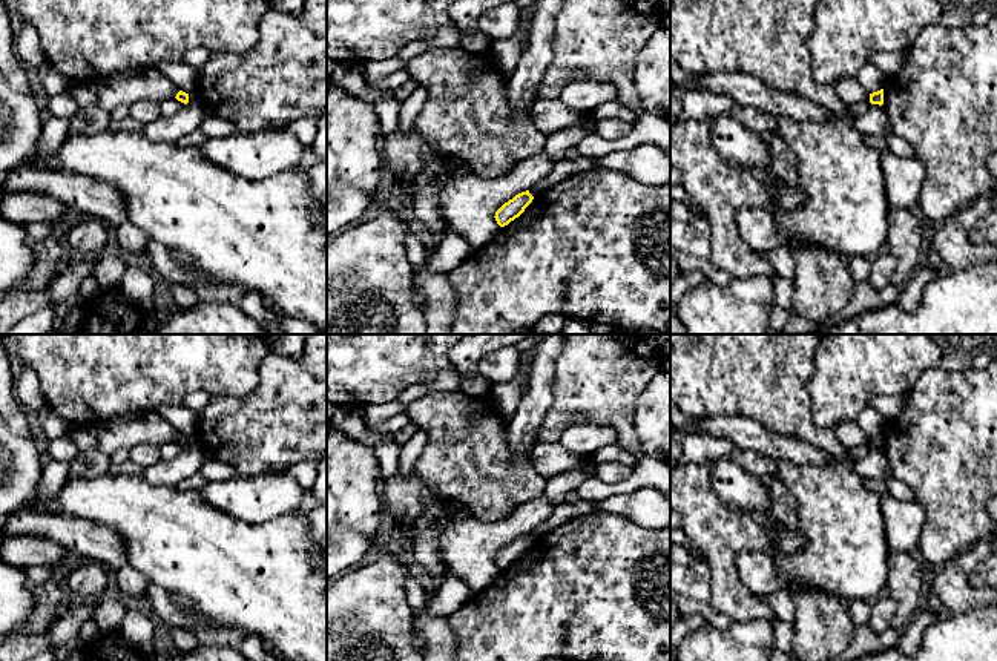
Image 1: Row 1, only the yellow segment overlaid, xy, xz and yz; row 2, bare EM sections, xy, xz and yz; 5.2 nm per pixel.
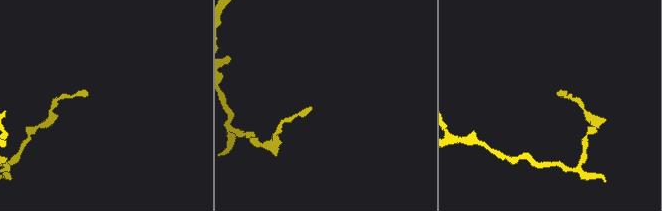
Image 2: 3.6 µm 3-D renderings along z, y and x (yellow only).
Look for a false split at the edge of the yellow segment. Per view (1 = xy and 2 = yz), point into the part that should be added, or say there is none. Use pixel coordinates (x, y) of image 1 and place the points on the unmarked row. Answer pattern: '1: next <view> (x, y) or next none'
1: next none
2: next none

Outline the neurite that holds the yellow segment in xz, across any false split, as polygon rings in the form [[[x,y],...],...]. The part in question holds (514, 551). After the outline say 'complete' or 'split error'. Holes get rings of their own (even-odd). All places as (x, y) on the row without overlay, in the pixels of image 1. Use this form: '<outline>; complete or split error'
[[[529,534],[522,535],[515,538],[512,543],[505,546],[497,555],[495,555],[495,564],[500,571],[508,569],[511,564],[518,561],[525,552],[532,546],[534,540],[529,537]]]; complete

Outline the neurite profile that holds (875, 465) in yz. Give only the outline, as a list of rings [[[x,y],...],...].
[[[871,448],[865,457],[854,460],[853,469],[862,480],[887,482],[893,477],[888,459],[879,448]]]

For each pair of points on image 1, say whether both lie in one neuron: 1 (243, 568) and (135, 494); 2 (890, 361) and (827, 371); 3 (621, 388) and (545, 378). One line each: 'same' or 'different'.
1: same
2: same
3: different

